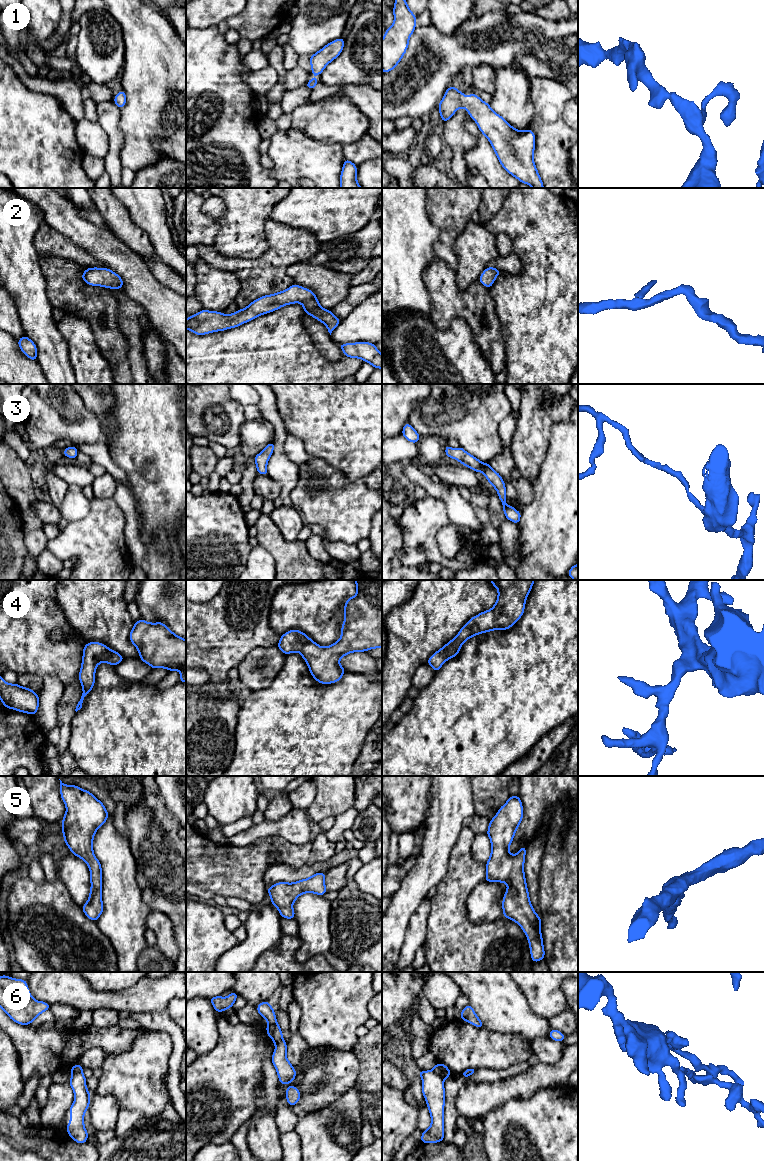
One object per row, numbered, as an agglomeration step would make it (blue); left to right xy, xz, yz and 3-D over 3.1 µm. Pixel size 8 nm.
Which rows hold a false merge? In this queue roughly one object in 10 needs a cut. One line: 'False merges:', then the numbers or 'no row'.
False merges: 6

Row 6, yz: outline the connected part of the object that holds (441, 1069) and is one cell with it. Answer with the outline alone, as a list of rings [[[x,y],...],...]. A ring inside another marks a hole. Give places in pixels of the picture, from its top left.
[[[436,1063],[435,1067],[433,1068],[434,1072],[442,1076],[444,1079],[449,1077],[452,1072],[448,1069],[448,1067],[441,1063]]]

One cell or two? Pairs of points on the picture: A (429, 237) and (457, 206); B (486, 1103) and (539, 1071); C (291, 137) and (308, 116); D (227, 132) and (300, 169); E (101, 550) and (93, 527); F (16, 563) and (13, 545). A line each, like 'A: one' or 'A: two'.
A: two
B: one
C: two
D: two
E: one
F: one

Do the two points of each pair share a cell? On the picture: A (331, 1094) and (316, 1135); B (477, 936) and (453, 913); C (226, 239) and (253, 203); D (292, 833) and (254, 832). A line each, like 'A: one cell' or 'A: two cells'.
A: two cells
B: one cell
C: one cell
D: one cell

